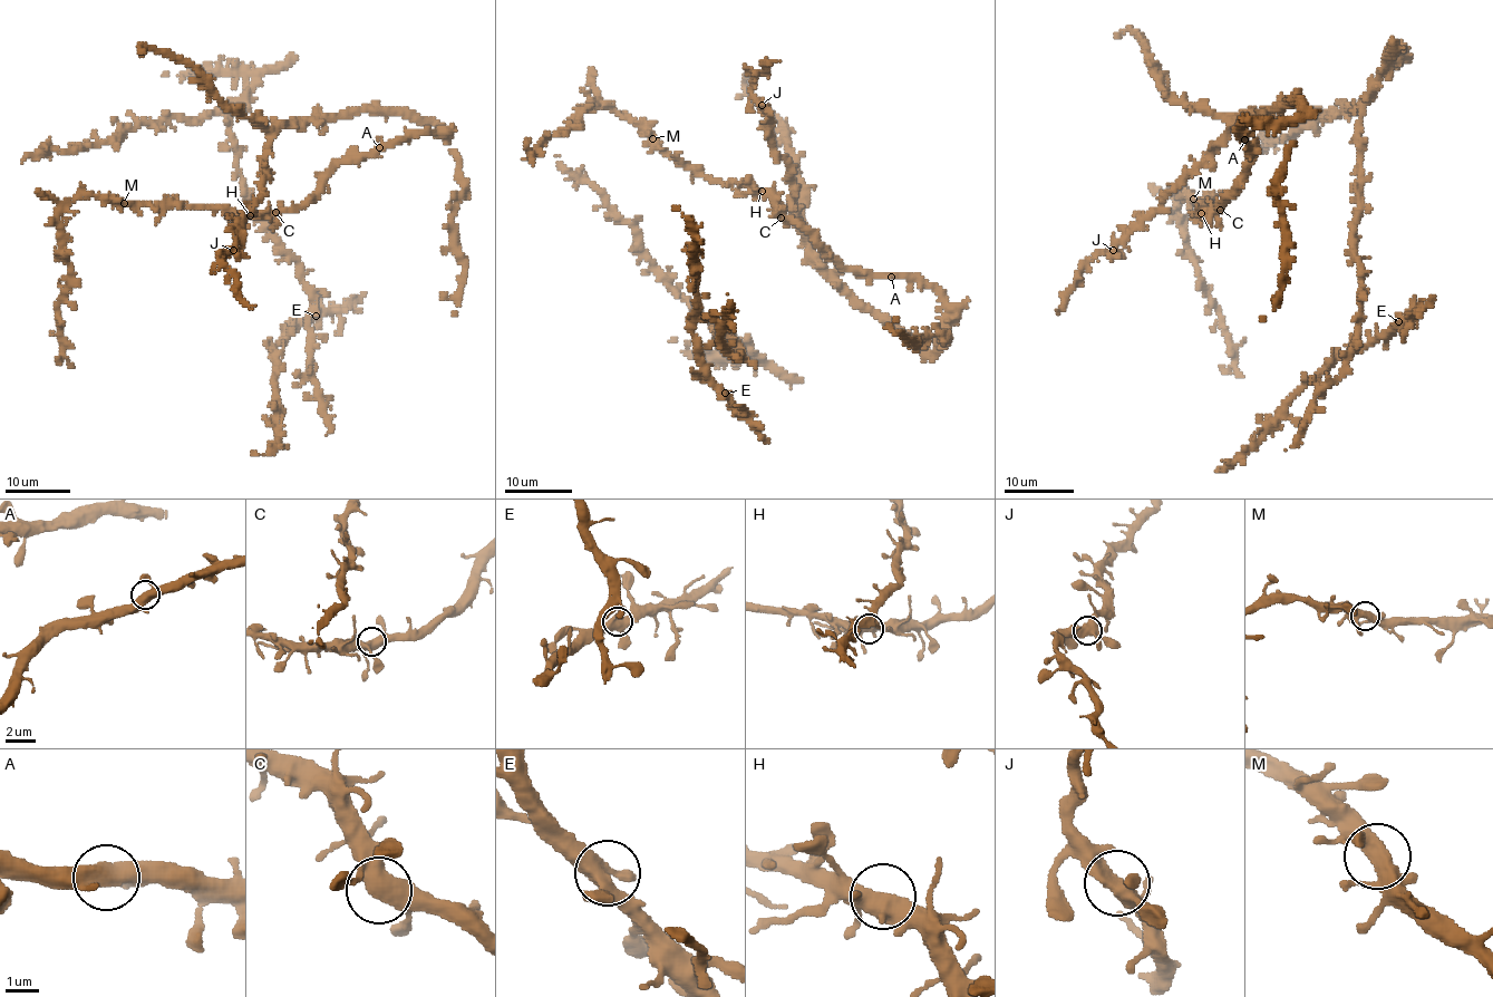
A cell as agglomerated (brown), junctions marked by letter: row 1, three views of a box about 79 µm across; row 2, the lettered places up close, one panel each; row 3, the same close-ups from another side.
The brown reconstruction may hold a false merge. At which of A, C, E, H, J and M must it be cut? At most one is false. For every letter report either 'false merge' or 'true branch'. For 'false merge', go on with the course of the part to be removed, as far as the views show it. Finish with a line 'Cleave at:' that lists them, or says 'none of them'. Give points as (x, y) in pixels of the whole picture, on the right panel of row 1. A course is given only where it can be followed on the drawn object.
A: true branch
C: true branch
E: true branch
H: true branch
J: true branch
M: true branch
Cleave at: none of them

